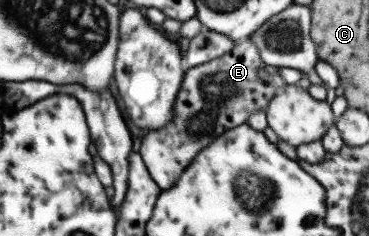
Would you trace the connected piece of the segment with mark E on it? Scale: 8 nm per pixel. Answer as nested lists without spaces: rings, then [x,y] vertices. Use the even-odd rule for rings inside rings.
[[[250,39],[235,43],[221,57],[190,67],[177,92],[170,124],[143,135],[139,155],[153,182],[162,190],[171,189],[201,149],[227,130],[245,124],[253,112],[267,111],[273,96],[287,84],[278,71],[279,67],[264,63]]]

